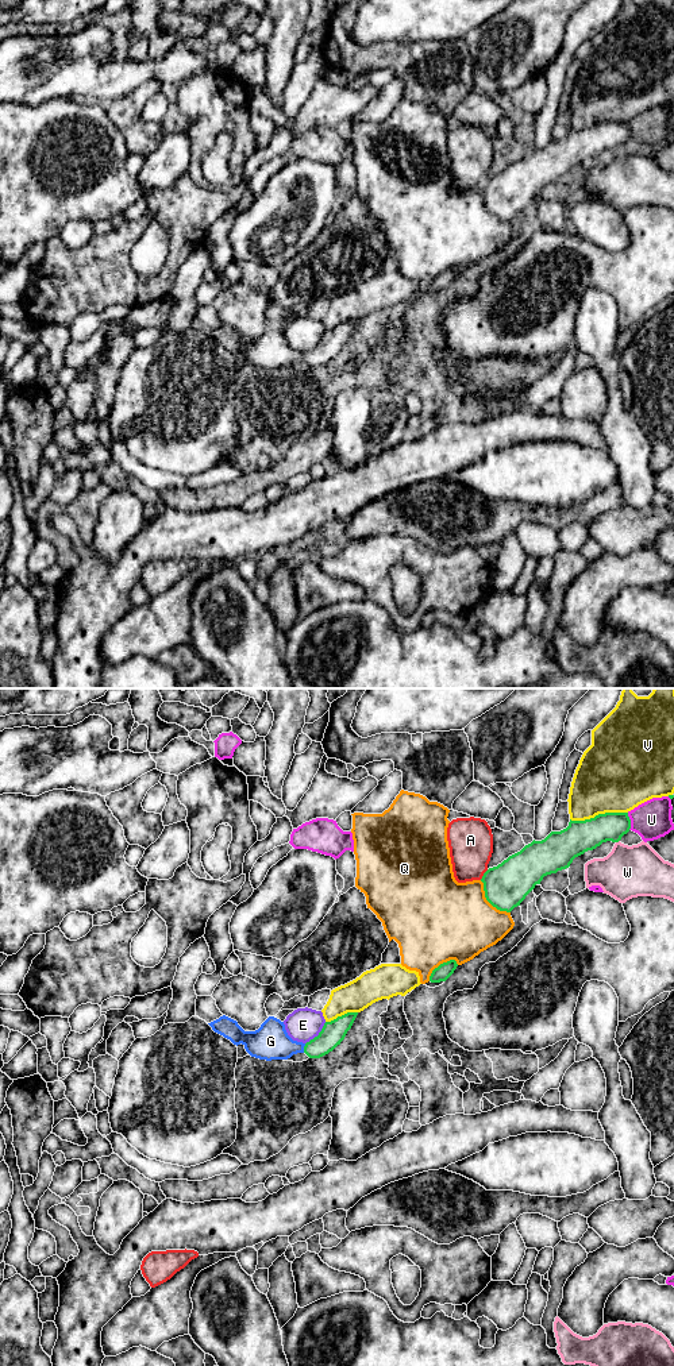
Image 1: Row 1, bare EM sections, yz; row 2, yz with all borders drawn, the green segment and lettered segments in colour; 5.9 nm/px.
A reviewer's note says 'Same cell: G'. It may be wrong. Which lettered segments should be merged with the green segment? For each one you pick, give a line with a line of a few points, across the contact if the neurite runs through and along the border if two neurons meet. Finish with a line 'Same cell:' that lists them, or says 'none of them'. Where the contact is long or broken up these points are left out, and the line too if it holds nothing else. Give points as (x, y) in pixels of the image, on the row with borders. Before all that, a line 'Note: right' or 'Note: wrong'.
Note: right
G: yz (332, 1033), (319, 1046), (304, 1048), (284, 1048), (270, 1041)
Same cell: G

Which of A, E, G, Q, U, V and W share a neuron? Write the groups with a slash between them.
A / E / G / Q / U / V / W

